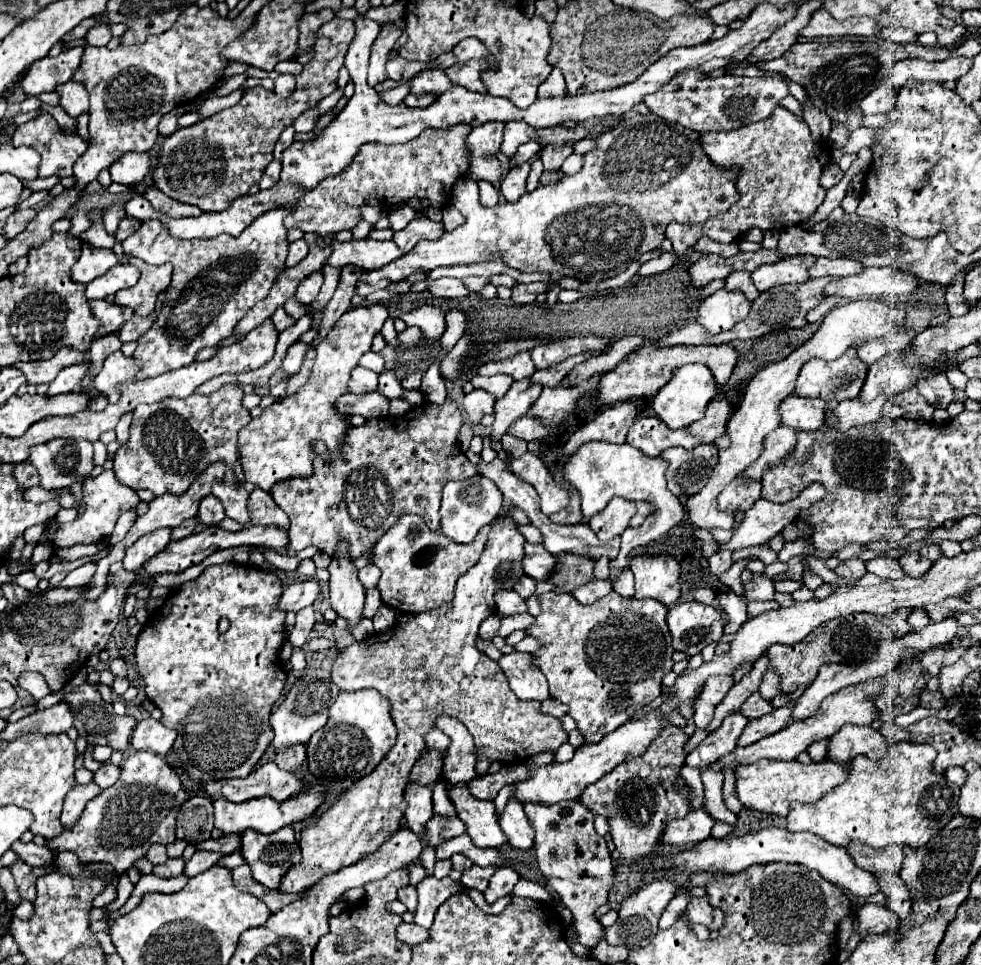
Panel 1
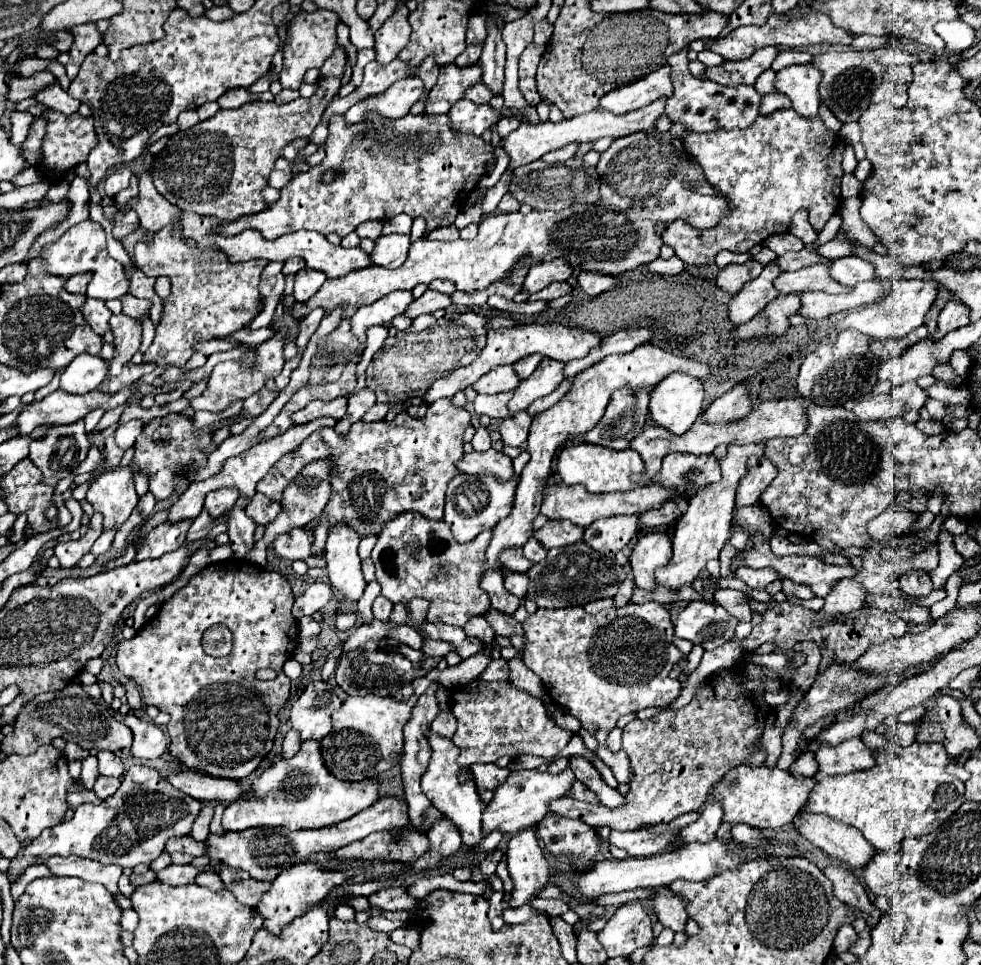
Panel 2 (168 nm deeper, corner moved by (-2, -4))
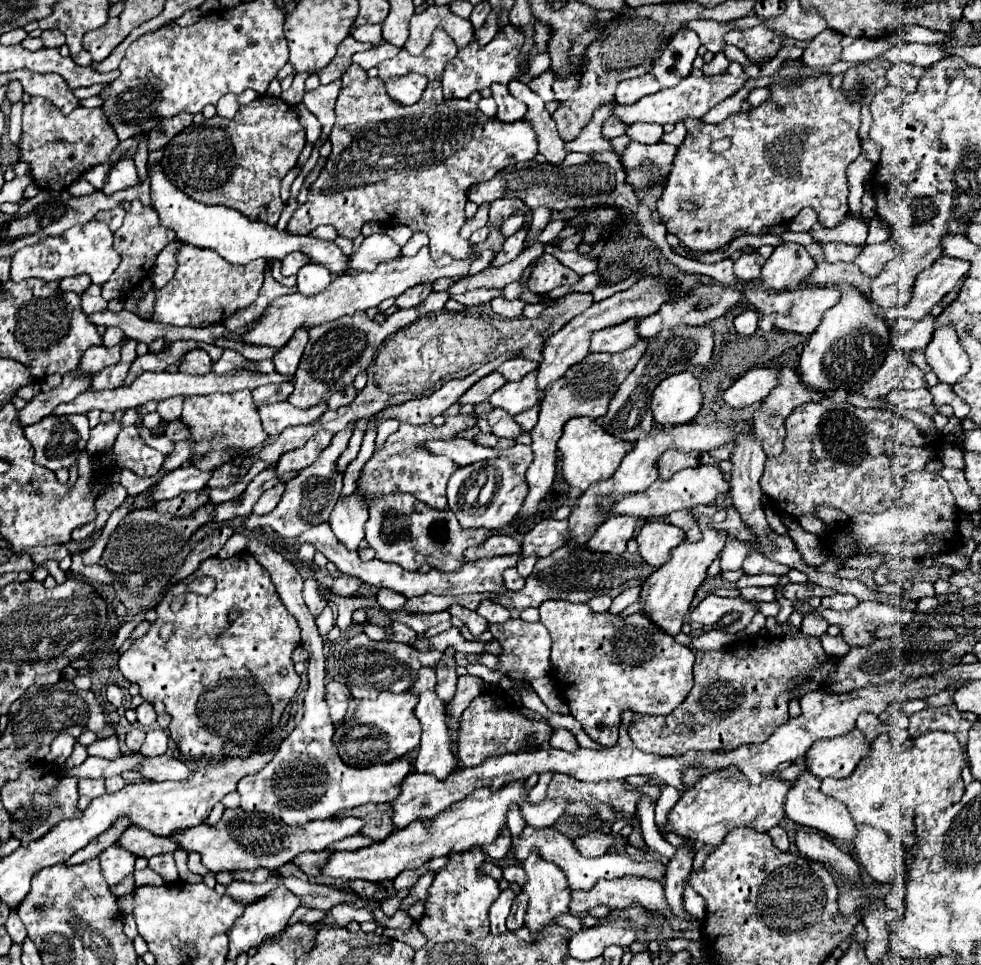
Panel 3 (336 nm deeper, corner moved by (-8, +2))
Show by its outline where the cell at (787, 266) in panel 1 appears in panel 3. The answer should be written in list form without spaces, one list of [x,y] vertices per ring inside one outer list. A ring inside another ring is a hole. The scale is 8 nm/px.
[[[818,262],[812,274],[804,278],[806,284],[812,286],[834,286],[834,284],[850,284],[858,288],[862,294],[868,296],[870,292],[870,278],[864,276],[856,266],[846,262]]]

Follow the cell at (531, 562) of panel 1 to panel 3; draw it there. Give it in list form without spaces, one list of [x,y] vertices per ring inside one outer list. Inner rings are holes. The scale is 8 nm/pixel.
[[[492,534],[484,546],[480,548],[470,548],[466,552],[468,560],[478,560],[478,558],[494,558],[494,556],[506,556],[506,554],[520,554],[520,542],[514,536],[508,534]]]

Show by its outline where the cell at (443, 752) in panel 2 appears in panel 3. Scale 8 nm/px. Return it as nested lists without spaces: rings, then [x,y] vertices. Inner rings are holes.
[[[420,668],[418,672],[418,680],[414,682],[414,686],[410,688],[416,696],[418,696],[418,706],[416,706],[416,718],[422,724],[422,742],[420,742],[420,750],[416,756],[416,772],[424,772],[424,774],[434,774],[440,780],[446,780],[460,764],[456,752],[454,752],[454,744],[450,740],[450,728],[446,726],[446,714],[444,714],[444,702],[436,696],[434,692],[436,686],[436,674],[432,668]]]

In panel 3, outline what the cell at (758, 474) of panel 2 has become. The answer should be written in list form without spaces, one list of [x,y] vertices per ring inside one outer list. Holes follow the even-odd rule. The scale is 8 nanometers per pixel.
[[[784,368],[778,376],[778,386],[762,402],[762,408],[754,414],[754,434],[762,440],[762,448],[768,458],[782,452],[784,442],[784,418],[800,404],[824,398],[822,392],[810,390],[802,384],[796,370]]]

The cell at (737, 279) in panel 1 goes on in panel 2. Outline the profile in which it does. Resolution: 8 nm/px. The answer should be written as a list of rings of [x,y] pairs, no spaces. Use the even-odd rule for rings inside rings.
[[[748,260],[746,264],[730,264],[718,272],[716,284],[718,284],[718,288],[722,288],[726,292],[736,294],[738,290],[742,290],[742,286],[746,282],[754,280],[762,272],[762,268],[764,266],[756,260]]]

